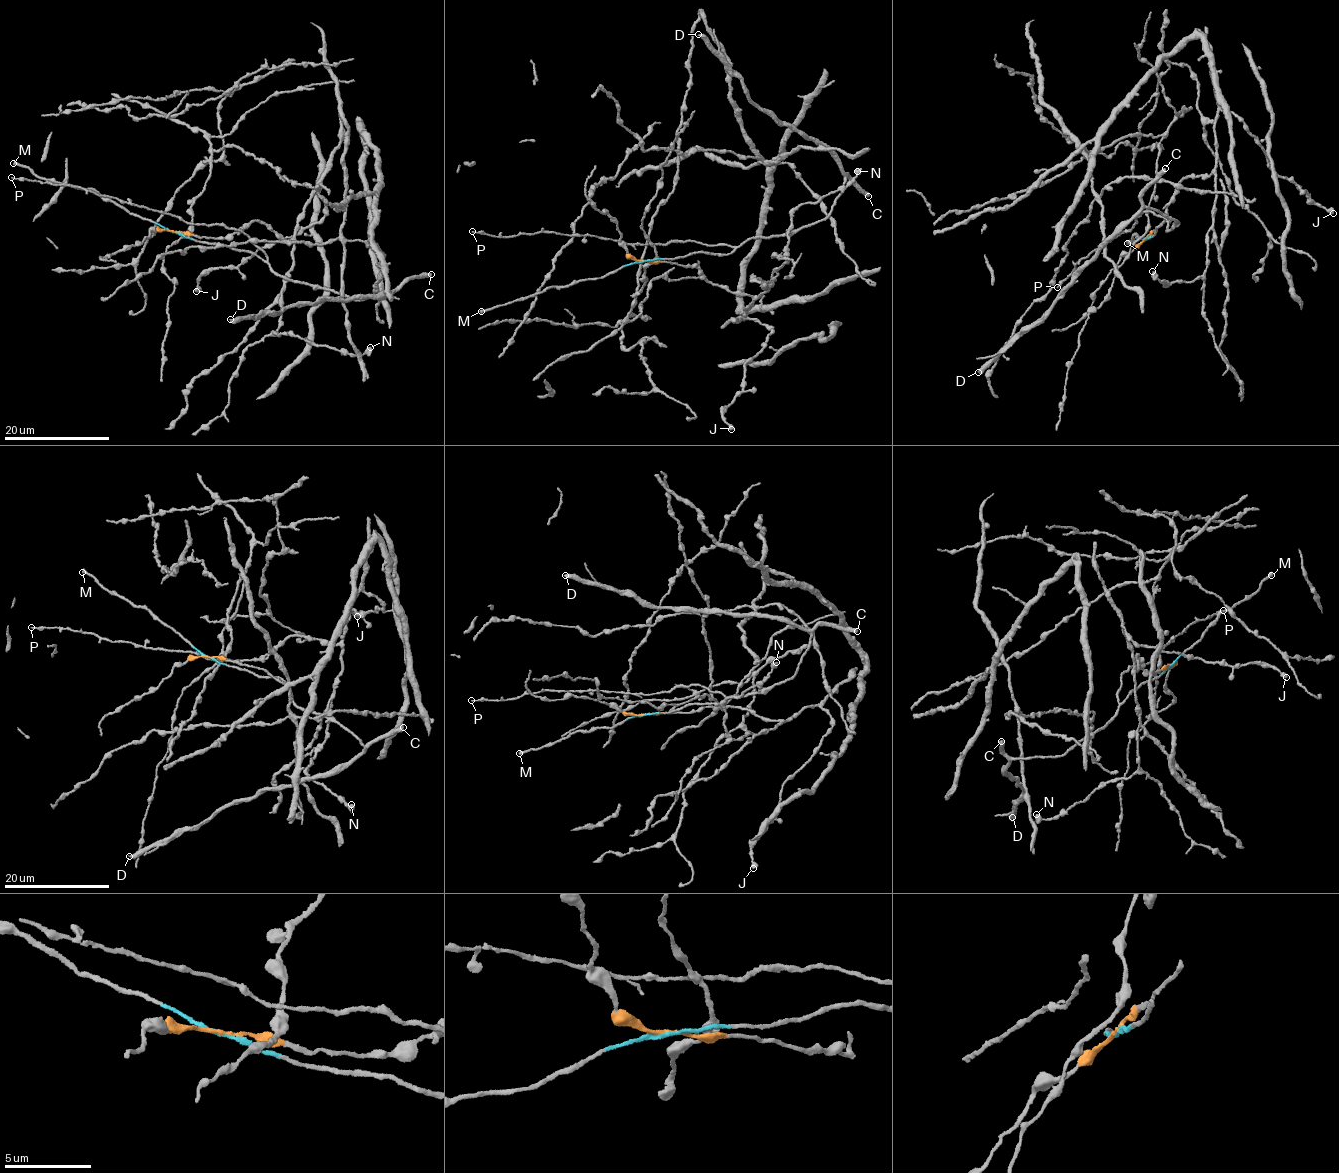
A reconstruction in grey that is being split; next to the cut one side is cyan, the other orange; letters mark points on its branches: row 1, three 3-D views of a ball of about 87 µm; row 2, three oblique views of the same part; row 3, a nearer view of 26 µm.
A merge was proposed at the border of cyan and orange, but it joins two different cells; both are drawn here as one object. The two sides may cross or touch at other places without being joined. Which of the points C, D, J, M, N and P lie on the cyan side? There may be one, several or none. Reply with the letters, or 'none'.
C, D, M, P

